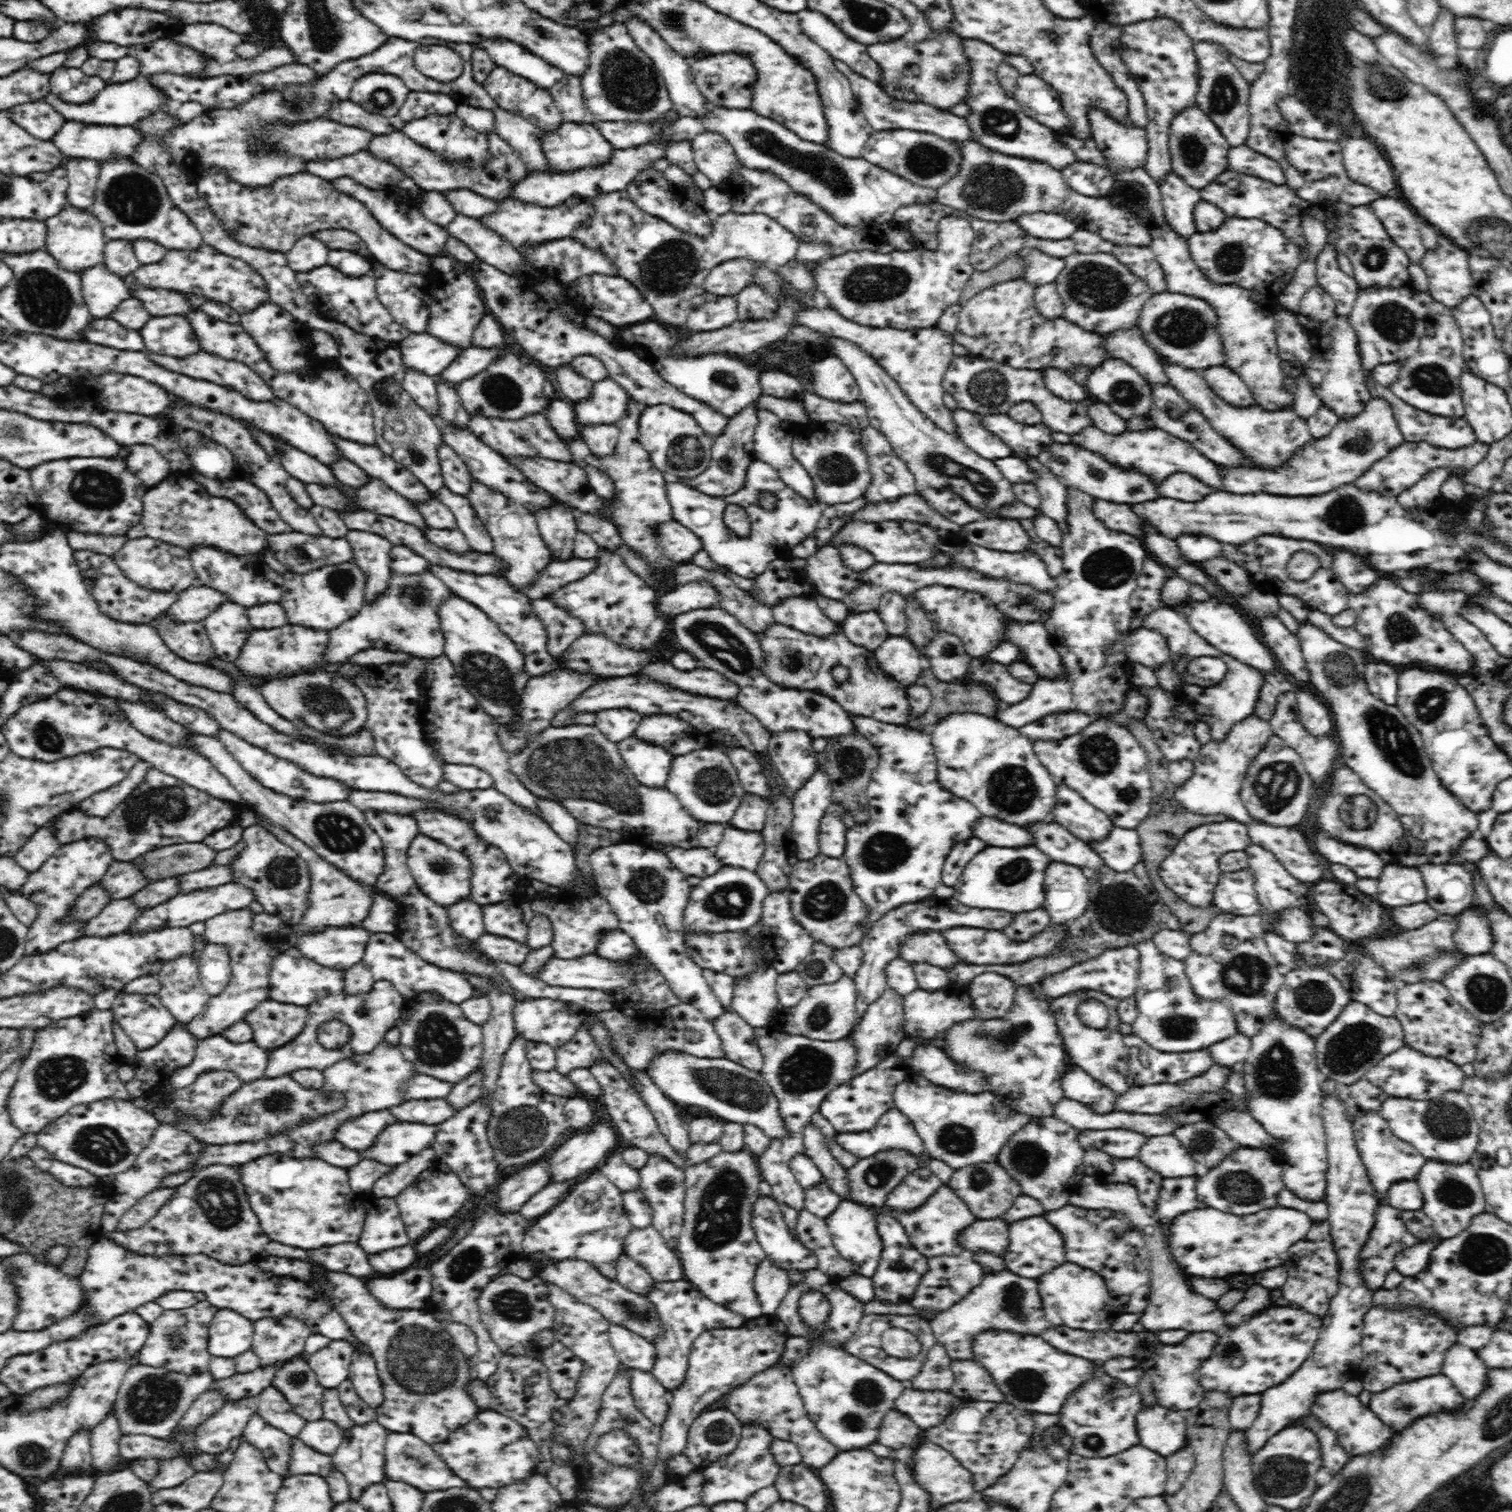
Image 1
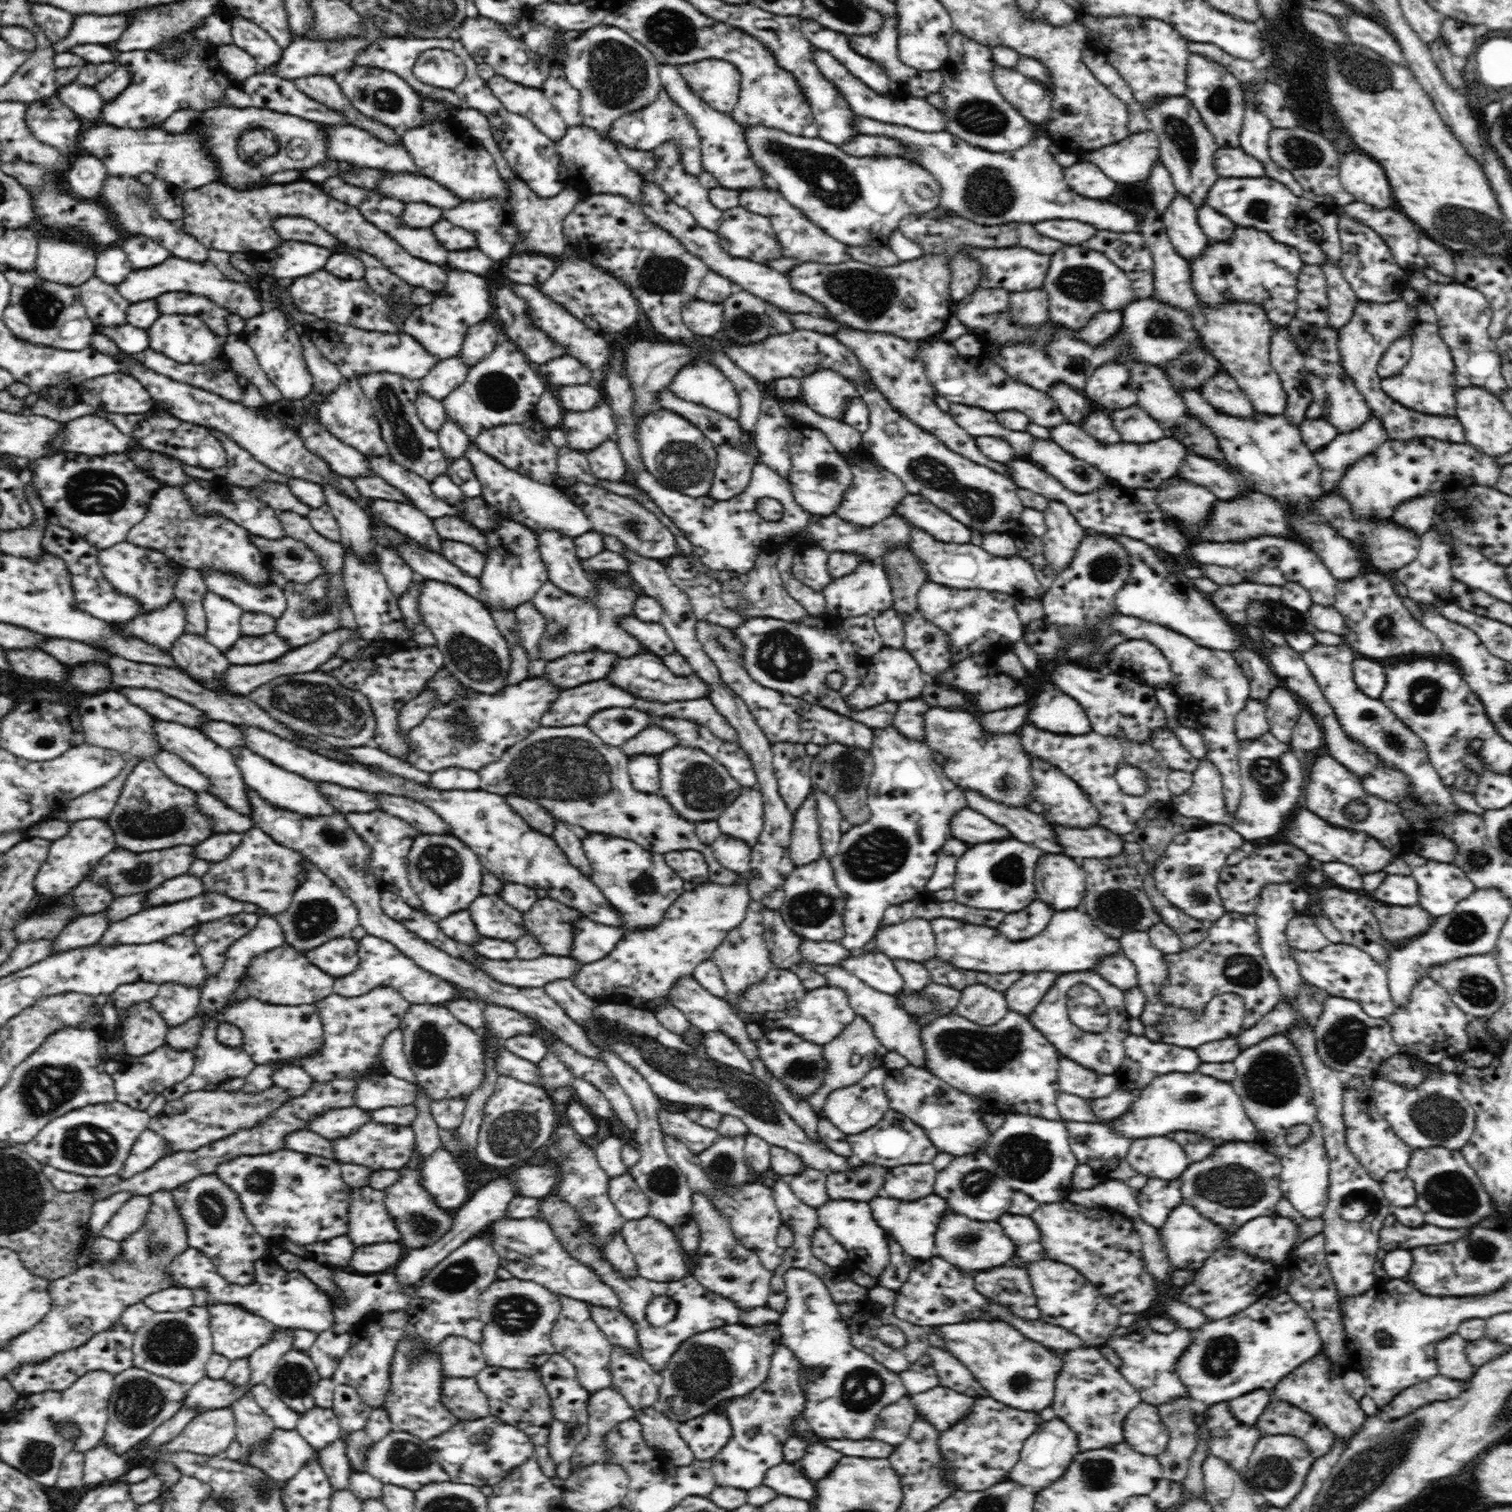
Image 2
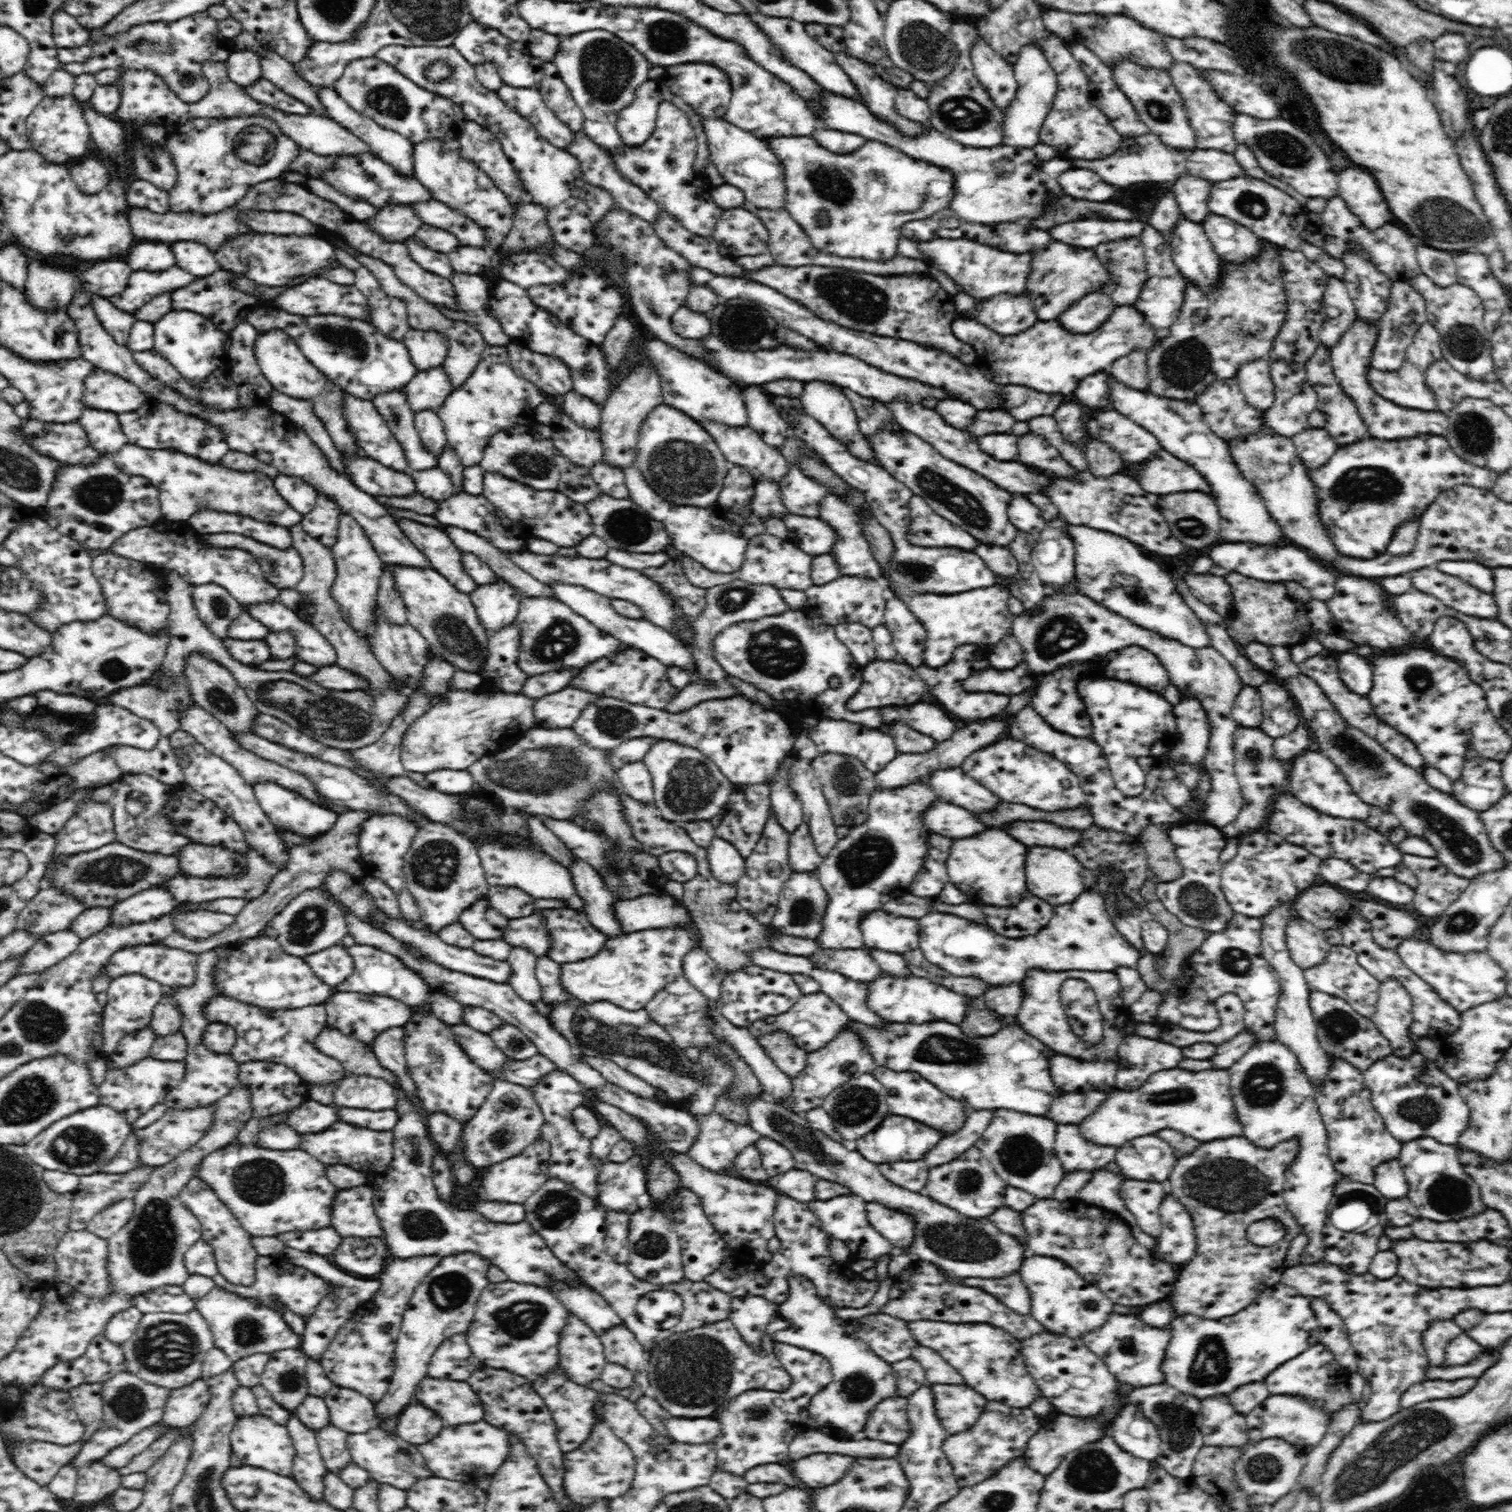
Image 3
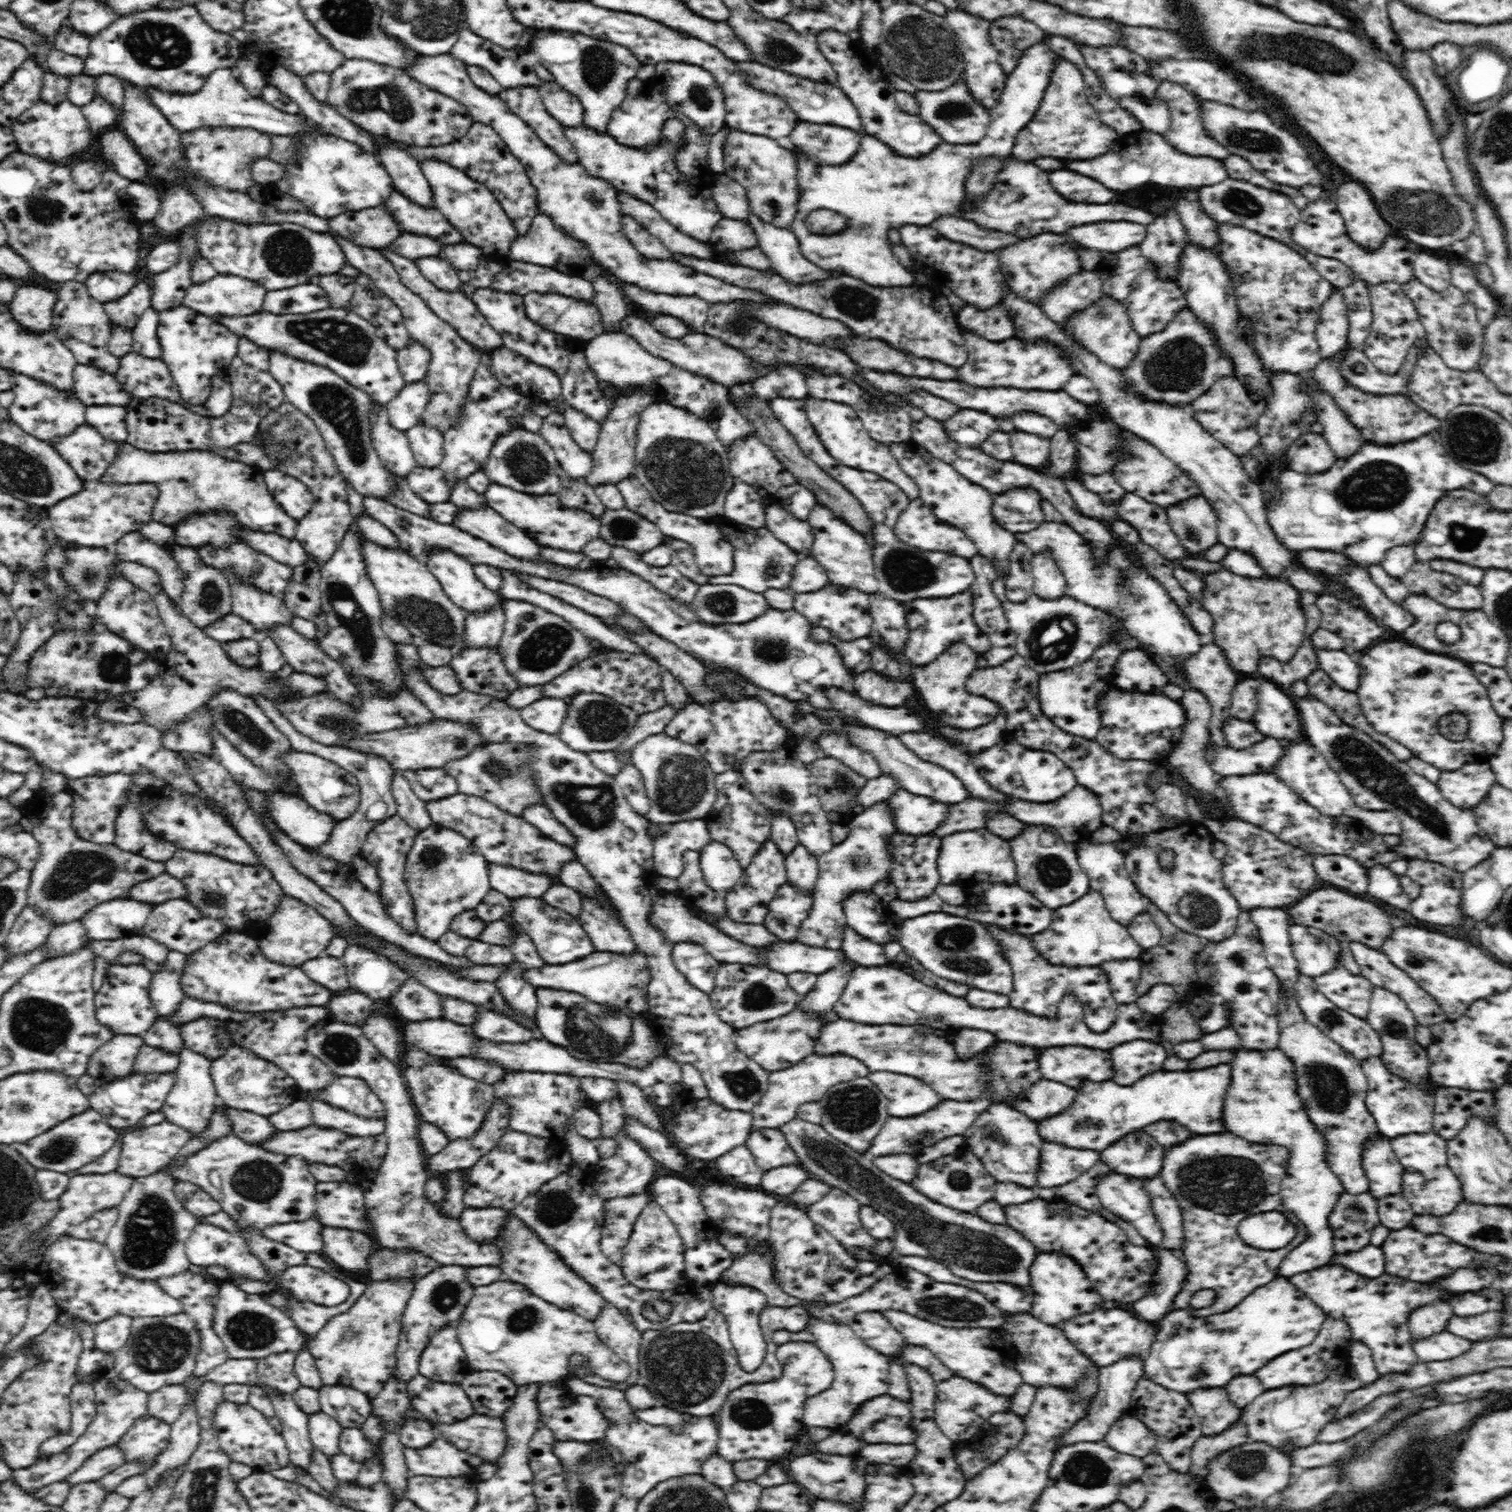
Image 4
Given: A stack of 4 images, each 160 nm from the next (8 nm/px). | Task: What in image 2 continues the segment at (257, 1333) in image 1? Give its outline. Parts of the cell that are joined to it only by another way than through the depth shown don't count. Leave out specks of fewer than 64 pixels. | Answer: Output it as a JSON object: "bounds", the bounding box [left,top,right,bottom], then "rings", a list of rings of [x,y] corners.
{"bounds":[247,1328,294,1385],"rings":[[[279,1328],[274,1330],[272,1338],[256,1348],[252,1354],[247,1357],[250,1378],[249,1382],[252,1385],[257,1385],[263,1382],[263,1380],[268,1376],[268,1373],[273,1369],[275,1364],[281,1359],[286,1351],[294,1348],[293,1343],[293,1329],[290,1328]]]}

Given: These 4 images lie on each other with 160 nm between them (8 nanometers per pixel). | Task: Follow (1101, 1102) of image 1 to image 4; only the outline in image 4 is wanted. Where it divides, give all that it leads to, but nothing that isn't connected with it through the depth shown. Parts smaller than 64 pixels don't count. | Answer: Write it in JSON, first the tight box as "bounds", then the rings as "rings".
{"bounds":[1040,1046,1112,1090],"rings":[[[1064,1046],[1040,1050],[1040,1072],[1046,1080],[1062,1082],[1078,1090],[1080,1080],[1104,1082],[1112,1078],[1112,1060],[1106,1050],[1092,1050],[1082,1046]]]}

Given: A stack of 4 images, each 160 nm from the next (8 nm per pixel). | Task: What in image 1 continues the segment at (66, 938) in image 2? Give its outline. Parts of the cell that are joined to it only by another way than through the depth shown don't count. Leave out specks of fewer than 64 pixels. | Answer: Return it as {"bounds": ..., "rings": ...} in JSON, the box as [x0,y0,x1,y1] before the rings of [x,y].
{"bounds":[83,897,145,938],"rings":[[[130,897],[110,901],[94,918],[86,921],[83,936],[104,938],[124,933],[145,910],[138,908]]]}

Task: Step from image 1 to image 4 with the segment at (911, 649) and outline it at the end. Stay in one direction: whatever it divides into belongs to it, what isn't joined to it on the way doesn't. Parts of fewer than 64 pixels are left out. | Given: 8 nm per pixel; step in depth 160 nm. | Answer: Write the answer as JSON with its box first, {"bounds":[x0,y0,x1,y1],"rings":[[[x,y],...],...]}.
{"bounds":[854,670,917,707],"rings":[[[872,670],[856,675],[854,689],[867,702],[884,707],[901,707],[910,696],[917,694],[913,683],[888,679]]]}

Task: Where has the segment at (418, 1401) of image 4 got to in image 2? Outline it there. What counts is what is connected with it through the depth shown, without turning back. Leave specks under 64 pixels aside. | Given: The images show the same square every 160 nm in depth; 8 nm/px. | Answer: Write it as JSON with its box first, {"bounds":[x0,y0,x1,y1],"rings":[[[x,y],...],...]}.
{"bounds":[441,1377,490,1421],"rings":[[[446,1377],[441,1380],[442,1404],[460,1421],[478,1420],[490,1415],[489,1399],[475,1377]]]}

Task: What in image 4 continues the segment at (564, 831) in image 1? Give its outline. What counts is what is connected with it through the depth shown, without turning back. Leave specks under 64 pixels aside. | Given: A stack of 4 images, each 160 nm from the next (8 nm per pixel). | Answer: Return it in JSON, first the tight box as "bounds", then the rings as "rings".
{"bounds":[580,896,637,954],"rings":[[[582,896],[581,909],[580,925],[590,937],[596,951],[630,954],[637,950],[630,931],[624,926],[608,896],[602,900]]]}

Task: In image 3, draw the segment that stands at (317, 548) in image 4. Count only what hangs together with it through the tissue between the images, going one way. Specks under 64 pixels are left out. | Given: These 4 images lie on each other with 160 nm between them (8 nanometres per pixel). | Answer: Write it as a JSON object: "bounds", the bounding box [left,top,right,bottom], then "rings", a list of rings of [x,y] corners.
{"bounds":[301,492,341,548],"rings":[[[318,492],[315,508],[303,515],[301,527],[326,548],[332,548],[338,538],[341,508],[332,497]]]}

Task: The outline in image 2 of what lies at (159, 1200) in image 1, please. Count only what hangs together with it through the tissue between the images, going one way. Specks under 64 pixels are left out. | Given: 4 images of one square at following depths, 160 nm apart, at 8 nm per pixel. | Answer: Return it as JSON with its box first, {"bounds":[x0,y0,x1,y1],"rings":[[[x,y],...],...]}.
{"bounds":[99,1195,152,1241],"rings":[[[134,1195],[122,1208],[119,1208],[114,1216],[106,1223],[99,1236],[110,1240],[123,1241],[136,1232],[148,1214],[152,1202],[148,1195]]]}

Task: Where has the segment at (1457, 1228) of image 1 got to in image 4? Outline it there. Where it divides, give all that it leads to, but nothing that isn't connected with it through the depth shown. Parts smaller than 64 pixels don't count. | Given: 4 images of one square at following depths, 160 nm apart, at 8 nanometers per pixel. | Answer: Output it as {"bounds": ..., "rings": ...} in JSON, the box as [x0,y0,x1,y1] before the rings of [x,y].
{"bounds":[1390,1132,1462,1214],"rings":[[[1434,1132],[1410,1134],[1390,1139],[1398,1162],[1404,1167],[1402,1175],[1402,1196],[1410,1202],[1416,1214],[1450,1214],[1462,1196],[1462,1184],[1448,1166],[1448,1145],[1444,1138]]]}

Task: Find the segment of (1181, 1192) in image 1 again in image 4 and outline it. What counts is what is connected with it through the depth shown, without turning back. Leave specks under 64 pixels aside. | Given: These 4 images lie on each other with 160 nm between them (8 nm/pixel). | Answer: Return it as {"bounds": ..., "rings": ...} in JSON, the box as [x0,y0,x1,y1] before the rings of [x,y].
{"bounds":[1096,1173,1162,1250],"rings":[[[1108,1173],[1102,1180],[1098,1181],[1096,1186],[1096,1195],[1100,1199],[1101,1205],[1105,1210],[1113,1212],[1116,1216],[1129,1222],[1138,1231],[1140,1236],[1143,1236],[1155,1250],[1158,1244],[1162,1242],[1162,1227],[1157,1221],[1156,1215],[1153,1212],[1152,1201],[1150,1195],[1146,1193],[1142,1181],[1136,1177],[1129,1177],[1126,1175],[1119,1175],[1118,1173]]]}

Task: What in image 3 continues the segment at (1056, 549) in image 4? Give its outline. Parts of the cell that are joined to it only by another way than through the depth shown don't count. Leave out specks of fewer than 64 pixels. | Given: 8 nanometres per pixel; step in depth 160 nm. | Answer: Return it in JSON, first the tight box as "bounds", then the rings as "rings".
{"bounds":[1067,524,1212,649],"rings":[[[1069,524],[1067,535],[1075,544],[1075,580],[1077,592],[1097,601],[1130,622],[1184,646],[1198,649],[1212,646],[1205,624],[1177,591],[1170,572],[1150,558],[1148,552],[1126,537],[1112,532]]]}

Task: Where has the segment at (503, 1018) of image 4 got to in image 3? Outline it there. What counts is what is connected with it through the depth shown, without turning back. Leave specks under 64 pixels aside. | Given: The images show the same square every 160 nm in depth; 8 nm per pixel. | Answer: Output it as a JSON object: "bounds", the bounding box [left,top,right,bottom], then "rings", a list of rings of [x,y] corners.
{"bounds":[489,1024,536,1060],"rings":[[[504,1024],[489,1032],[496,1046],[510,1059],[526,1060],[536,1056],[536,1045],[516,1026]]]}

